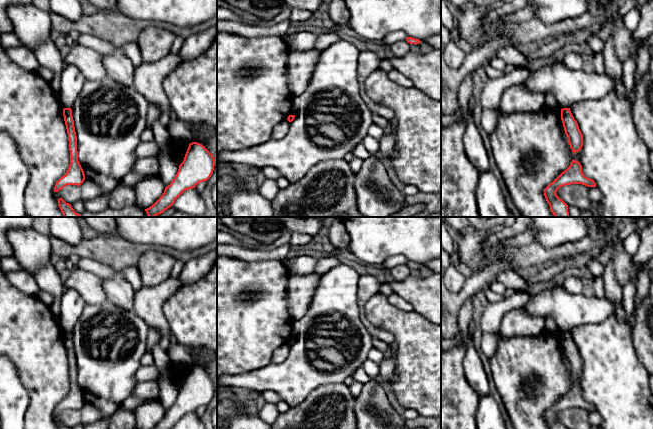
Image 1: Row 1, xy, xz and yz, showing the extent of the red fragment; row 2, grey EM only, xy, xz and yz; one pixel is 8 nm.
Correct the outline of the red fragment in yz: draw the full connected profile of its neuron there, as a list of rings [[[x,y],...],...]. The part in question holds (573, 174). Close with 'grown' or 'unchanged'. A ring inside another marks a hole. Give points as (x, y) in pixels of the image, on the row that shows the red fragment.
[[[573,159],[570,166],[544,189],[544,196],[555,217],[570,217],[568,205],[557,196],[556,192],[560,187],[571,184],[596,187],[594,180],[583,174],[580,162]]]; unchanged

